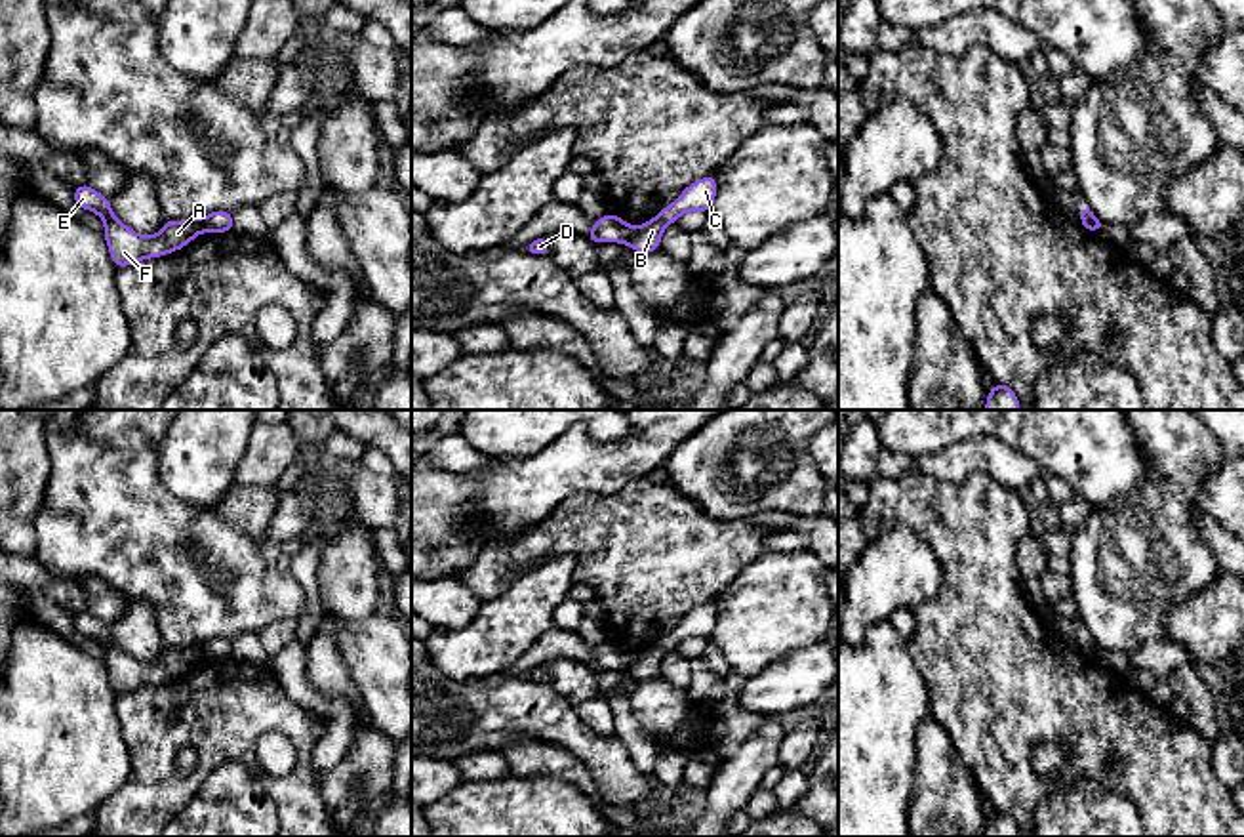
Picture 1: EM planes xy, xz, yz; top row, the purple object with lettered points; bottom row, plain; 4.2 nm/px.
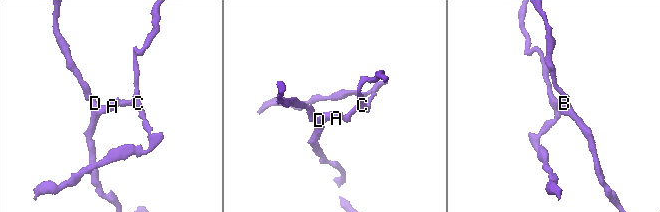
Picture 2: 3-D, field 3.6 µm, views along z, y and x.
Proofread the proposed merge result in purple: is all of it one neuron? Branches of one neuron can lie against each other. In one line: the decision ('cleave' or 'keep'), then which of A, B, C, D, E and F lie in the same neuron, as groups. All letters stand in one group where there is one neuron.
cleave | A D E F / B C

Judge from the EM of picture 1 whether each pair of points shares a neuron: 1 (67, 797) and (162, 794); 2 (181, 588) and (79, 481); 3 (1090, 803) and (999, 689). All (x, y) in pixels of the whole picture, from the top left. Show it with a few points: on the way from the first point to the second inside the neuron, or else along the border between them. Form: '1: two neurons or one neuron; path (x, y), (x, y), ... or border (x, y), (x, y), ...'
1: two neurons; border (130, 755), (130, 776), (94, 813)
2: one neuron; path (160, 561), (105, 508)
3: two neurons; border (1117, 790), (1098, 780), (1071, 780), (1035, 807)

